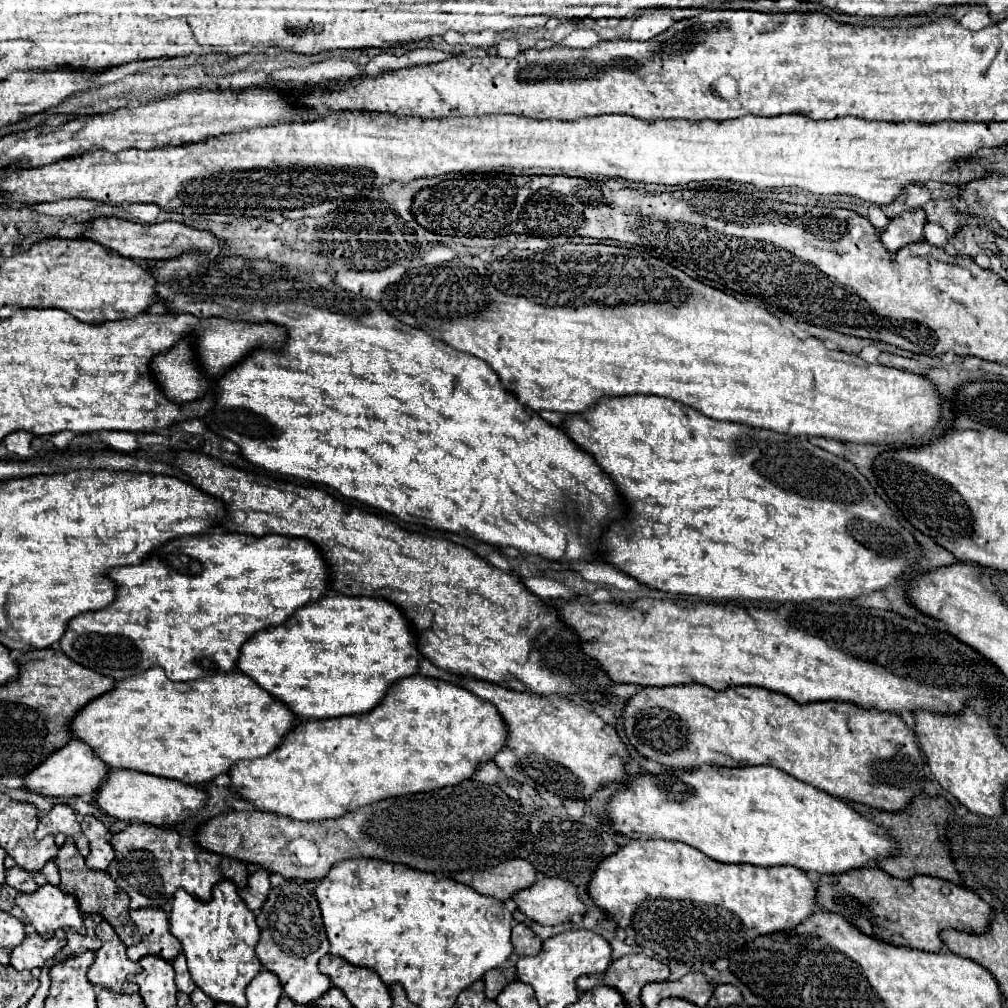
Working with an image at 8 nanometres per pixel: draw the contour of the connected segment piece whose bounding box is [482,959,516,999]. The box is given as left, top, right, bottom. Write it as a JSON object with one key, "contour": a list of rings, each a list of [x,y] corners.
{"contour":[[[508,959],[504,963],[502,969],[492,969],[488,973],[484,973],[484,985],[486,985],[486,997],[496,999],[500,995],[500,991],[516,979],[516,959]]]}

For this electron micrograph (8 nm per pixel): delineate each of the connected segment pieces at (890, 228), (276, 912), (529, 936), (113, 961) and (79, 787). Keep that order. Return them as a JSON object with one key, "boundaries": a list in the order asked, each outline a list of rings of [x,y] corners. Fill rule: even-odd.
{"boundaries":[[[[922,209],[904,211],[898,217],[890,219],[884,233],[880,231],[880,239],[890,251],[898,251],[908,243],[922,241],[922,227],[926,223],[926,215]]],[[[284,881],[280,887],[270,889],[256,923],[260,927],[256,955],[260,963],[280,979],[284,995],[296,1003],[310,1003],[322,997],[330,989],[330,981],[318,971],[318,961],[328,953],[330,945],[314,895],[296,881]]],[[[524,923],[514,925],[514,929],[512,929],[512,945],[514,945],[514,951],[512,951],[514,957],[524,957],[524,955],[534,957],[542,949],[542,941]]],[[[106,921],[96,927],[96,935],[102,941],[102,947],[96,951],[96,961],[88,971],[88,979],[114,993],[136,993],[138,987],[128,981],[128,975],[136,975],[140,965],[128,959],[126,945]]],[[[70,739],[58,753],[52,753],[38,769],[32,769],[24,777],[24,789],[48,795],[48,797],[76,797],[76,795],[92,795],[106,779],[108,767],[90,751],[88,745],[84,745],[78,739]]]]}

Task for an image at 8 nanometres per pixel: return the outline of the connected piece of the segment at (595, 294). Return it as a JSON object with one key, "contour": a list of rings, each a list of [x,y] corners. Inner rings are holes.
{"contour":[[[556,245],[548,249],[518,249],[508,247],[504,255],[492,257],[488,261],[480,257],[454,257],[452,261],[444,265],[434,267],[420,267],[420,269],[408,269],[404,279],[398,285],[386,287],[386,293],[380,301],[380,305],[398,321],[404,321],[410,327],[422,329],[434,339],[440,339],[448,343],[450,347],[470,353],[474,357],[480,357],[486,361],[496,375],[500,377],[500,383],[506,391],[512,395],[518,395],[520,401],[524,401],[526,407],[534,411],[560,411],[560,413],[578,413],[582,409],[588,409],[596,405],[596,401],[604,395],[660,395],[670,397],[674,401],[680,401],[692,409],[698,409],[702,415],[722,421],[738,421],[752,427],[772,429],[786,435],[812,435],[812,437],[832,437],[838,441],[848,443],[876,443],[884,447],[904,447],[910,439],[924,439],[926,431],[932,431],[936,427],[936,419],[940,413],[940,397],[922,375],[884,367],[878,363],[866,363],[856,355],[844,353],[844,351],[826,351],[824,343],[820,339],[808,337],[806,341],[800,341],[792,335],[790,329],[782,327],[778,317],[768,313],[766,309],[756,307],[748,301],[738,301],[732,295],[726,295],[724,291],[718,291],[714,287],[708,287],[680,269],[634,249],[626,247],[610,247],[610,245]]]}

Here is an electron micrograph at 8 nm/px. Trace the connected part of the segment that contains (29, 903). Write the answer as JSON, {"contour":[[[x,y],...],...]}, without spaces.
{"contour":[[[44,885],[34,893],[18,893],[16,905],[26,913],[40,937],[54,937],[58,929],[66,927],[86,933],[76,899],[54,885]]]}

